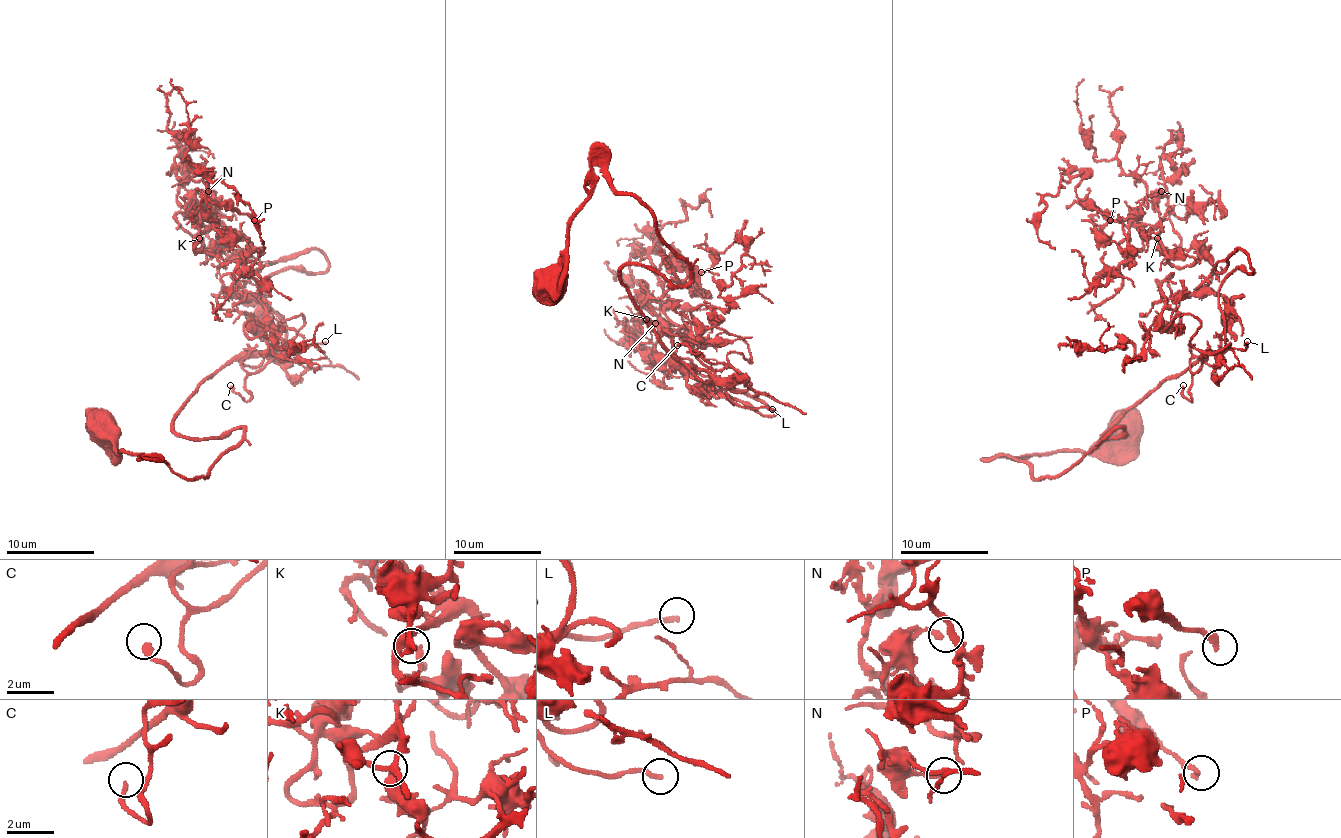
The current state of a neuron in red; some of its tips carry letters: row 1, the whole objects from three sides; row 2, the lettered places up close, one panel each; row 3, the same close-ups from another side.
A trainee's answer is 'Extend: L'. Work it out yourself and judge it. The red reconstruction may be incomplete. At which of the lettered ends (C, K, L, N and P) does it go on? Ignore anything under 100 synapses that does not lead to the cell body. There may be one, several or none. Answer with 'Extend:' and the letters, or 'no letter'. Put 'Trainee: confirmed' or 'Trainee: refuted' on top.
Trainee: refuted
Extend: C, L

